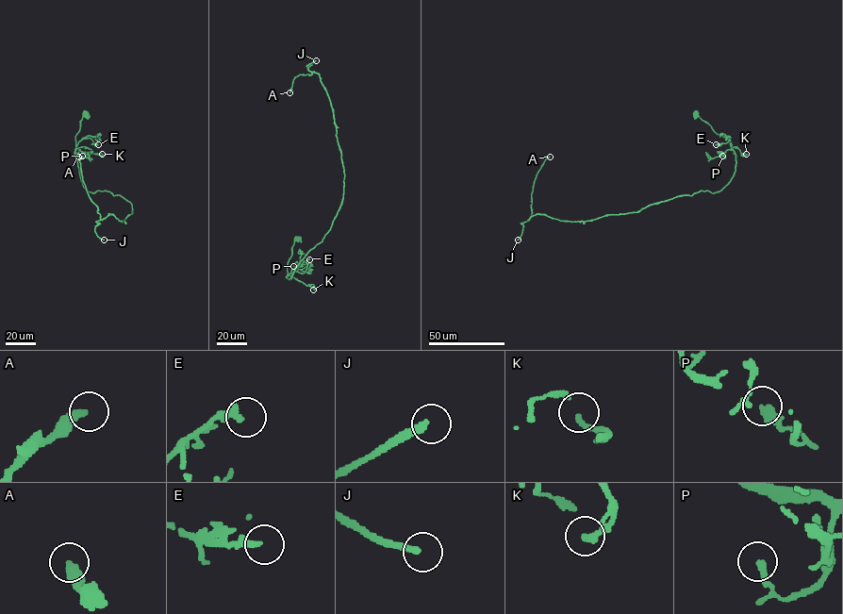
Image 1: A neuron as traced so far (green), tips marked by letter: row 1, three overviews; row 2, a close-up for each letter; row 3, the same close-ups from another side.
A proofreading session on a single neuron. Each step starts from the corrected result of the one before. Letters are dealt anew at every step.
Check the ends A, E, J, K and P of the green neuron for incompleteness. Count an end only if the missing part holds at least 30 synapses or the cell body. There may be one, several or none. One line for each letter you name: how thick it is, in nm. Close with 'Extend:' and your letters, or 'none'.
A: Thickness 320 nm
J: Thickness 240 nm
Extend: A, J

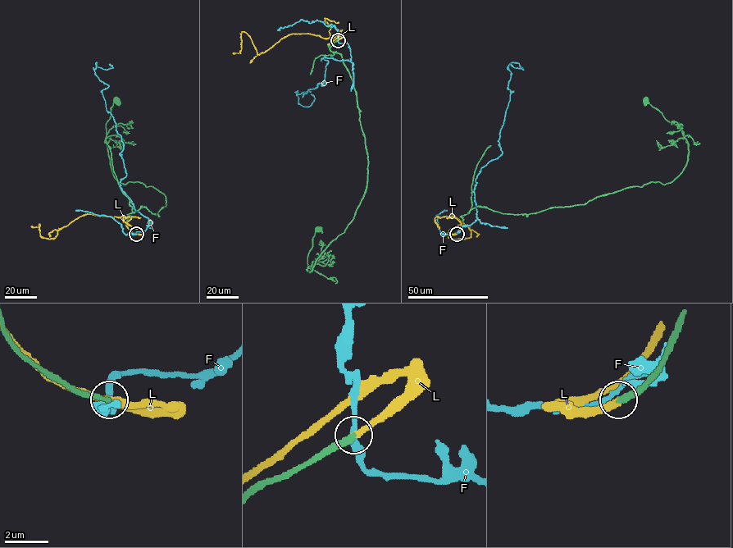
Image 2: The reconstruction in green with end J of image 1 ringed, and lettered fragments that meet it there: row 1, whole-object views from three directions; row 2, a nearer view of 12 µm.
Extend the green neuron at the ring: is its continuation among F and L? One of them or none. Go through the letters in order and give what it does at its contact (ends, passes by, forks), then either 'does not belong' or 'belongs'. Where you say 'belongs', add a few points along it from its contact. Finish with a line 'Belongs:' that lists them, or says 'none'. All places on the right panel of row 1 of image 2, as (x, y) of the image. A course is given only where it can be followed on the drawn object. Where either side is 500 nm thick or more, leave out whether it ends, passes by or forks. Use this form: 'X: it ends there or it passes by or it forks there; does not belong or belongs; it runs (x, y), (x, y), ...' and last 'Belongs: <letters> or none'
F: it passes by; does not belong
L: it ends there; belongs; it runs (457, 234), (460, 222), (451, 214), (471, 235), (450, 238), (454, 226), (470, 226)
Belongs: L

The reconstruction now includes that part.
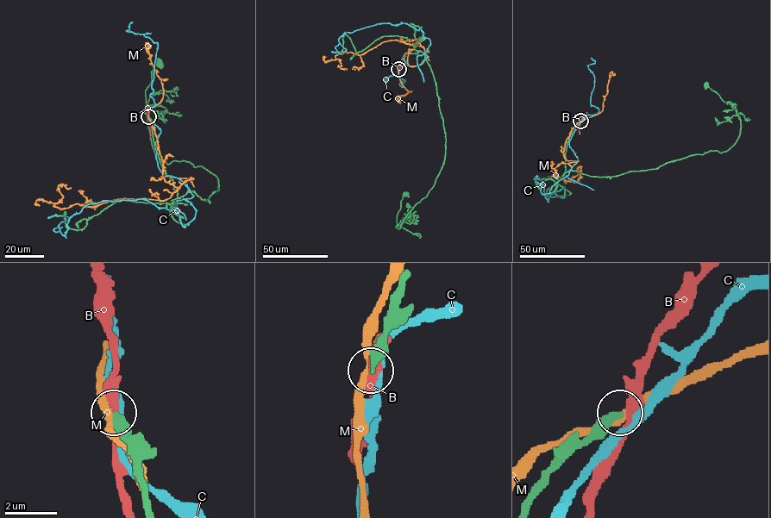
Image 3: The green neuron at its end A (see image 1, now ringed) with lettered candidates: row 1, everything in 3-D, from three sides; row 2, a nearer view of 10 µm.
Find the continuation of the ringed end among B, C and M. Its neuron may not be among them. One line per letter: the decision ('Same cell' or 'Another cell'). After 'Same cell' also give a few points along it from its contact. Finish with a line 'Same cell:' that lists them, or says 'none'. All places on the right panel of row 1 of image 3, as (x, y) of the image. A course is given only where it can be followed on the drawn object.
B: Another cell
C: Another cell
M: Another cell
Same cell: none

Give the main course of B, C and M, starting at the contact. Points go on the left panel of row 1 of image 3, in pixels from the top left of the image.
B: (148, 117), (150, 136)
C: (149, 119), (158, 167), (190, 190), (192, 220), (138, 199), (86, 204), (63, 234), (70, 218), (47, 218)
M: (148, 117), (162, 161), (161, 177), (190, 180), (163, 200), (53, 206), (63, 197), (58, 186), (71, 188)

